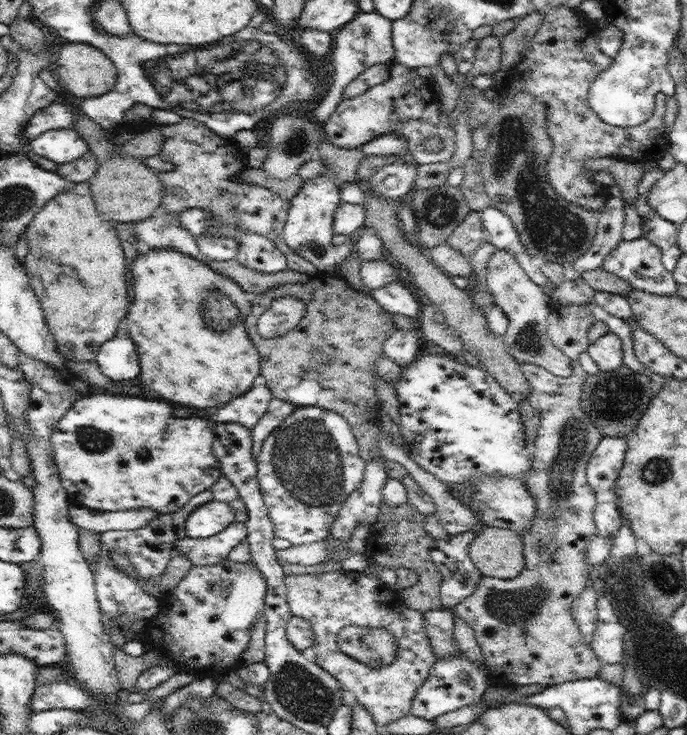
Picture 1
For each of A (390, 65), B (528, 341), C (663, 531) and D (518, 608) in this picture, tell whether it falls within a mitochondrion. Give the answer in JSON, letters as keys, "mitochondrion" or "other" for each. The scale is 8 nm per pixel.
{"A":"other","B":"mitochondrion","C":"other","D":"mitochondrion"}

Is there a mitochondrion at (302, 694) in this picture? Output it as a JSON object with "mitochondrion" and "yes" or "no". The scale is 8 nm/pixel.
{"mitochondrion":"yes"}

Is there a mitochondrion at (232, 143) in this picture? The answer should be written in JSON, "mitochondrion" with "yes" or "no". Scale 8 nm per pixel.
{"mitochondrion":"no"}

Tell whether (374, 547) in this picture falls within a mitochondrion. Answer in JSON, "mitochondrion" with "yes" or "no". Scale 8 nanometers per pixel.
{"mitochondrion":"no"}

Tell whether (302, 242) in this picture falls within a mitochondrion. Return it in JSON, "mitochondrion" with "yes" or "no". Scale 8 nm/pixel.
{"mitochondrion":"no"}

